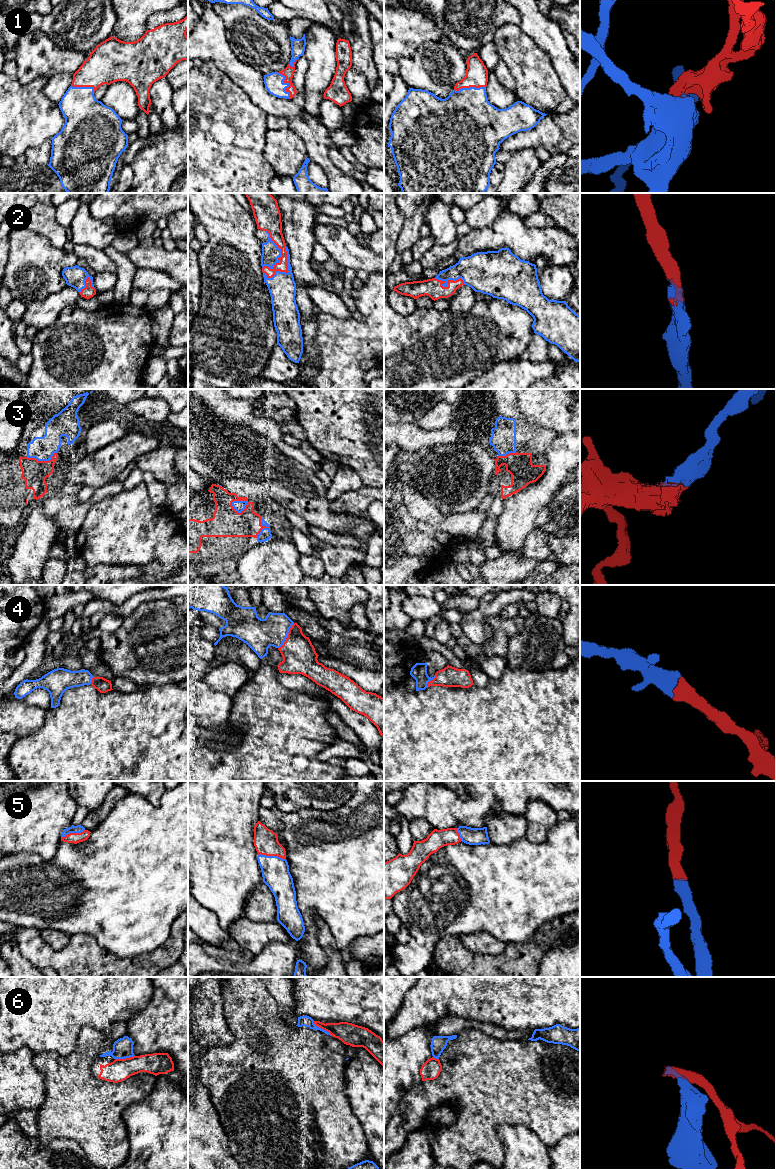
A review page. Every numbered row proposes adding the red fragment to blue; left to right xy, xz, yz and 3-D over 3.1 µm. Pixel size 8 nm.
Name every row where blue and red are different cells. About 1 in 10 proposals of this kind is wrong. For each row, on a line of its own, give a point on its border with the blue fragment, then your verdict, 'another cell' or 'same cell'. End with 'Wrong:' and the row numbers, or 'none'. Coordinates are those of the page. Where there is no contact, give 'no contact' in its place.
1: meets blue in xz at (287, 83); same cell
2: meets blue in xz at (280, 250); same cell
3: meets blue in xz at (238, 501); same cell
4: meets blue in xz at (287, 635); same cell
5: meets blue in xz at (272, 856); same cell
6: meets blue in xz at (322, 1029); another cell
Wrong: 6

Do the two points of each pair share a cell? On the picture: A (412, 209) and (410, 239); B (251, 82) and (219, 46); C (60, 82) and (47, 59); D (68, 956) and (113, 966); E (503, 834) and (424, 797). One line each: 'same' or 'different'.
A: same
B: same
C: different
D: same
E: different

